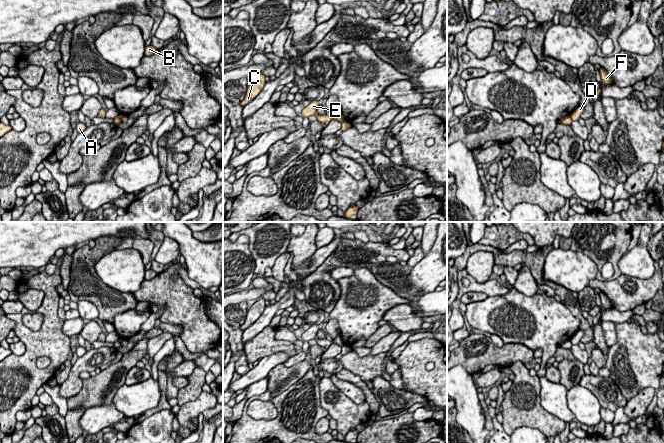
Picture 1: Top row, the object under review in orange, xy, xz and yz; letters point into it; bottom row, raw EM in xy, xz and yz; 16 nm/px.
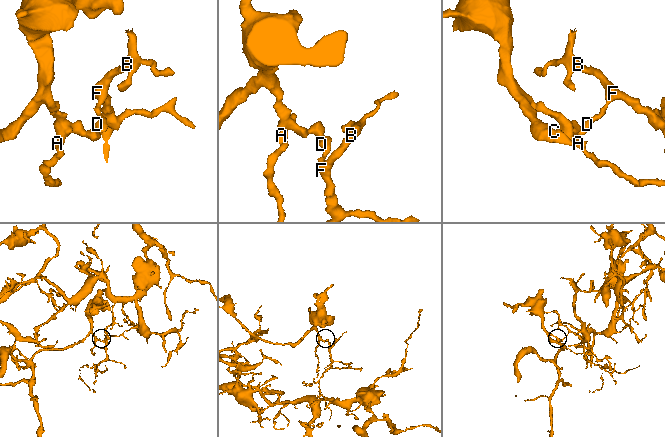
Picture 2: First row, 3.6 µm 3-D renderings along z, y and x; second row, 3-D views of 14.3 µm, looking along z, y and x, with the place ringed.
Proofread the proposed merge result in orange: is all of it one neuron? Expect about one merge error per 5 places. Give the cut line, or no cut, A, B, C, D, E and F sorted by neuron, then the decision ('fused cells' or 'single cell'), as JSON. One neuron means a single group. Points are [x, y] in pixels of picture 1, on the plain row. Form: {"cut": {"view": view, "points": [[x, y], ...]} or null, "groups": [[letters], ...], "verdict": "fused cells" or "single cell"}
{"cut": {"view": "yz", "points": [[570, 340], [573, 344]]}, "groups": [["A", "C", "E"], ["B", "D", "F"]], "verdict": "fused cells"}

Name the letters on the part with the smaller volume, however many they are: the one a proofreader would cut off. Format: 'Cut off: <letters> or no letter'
Cut off: B, D, F

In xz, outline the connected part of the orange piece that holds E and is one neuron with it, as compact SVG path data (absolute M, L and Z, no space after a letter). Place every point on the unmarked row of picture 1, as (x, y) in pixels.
M317 324L311 325L311 327L308 330L304 331L304 333L302 334L302 341L310 341L315 339L317 341L317 344L324 348L329 348L333 343L344 346L344 341L340 334L332 341L329 341L328 339L317 339L316 335L318 330L319 329Z

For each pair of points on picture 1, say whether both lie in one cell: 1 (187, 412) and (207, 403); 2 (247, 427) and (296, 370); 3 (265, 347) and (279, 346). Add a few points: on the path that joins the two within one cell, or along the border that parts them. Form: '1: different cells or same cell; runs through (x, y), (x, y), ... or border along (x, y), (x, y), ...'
1: same cell; runs through (192, 409), (202, 403)
2: different cells; border along (293, 383), (274, 396), (267, 390)
3: same cell; runs through (268, 346), (276, 346)

